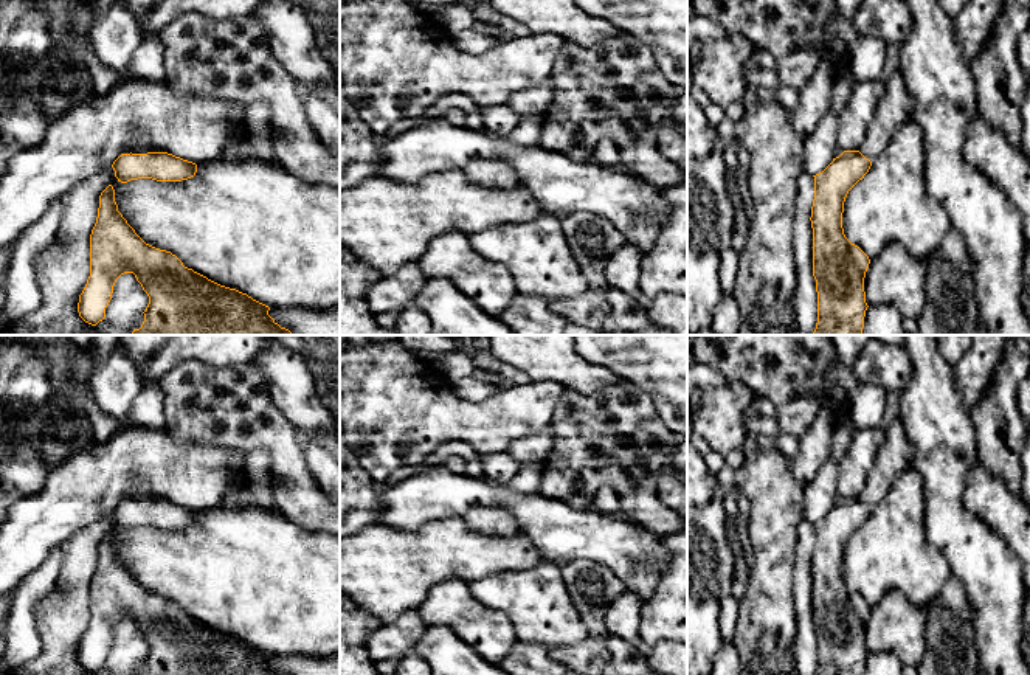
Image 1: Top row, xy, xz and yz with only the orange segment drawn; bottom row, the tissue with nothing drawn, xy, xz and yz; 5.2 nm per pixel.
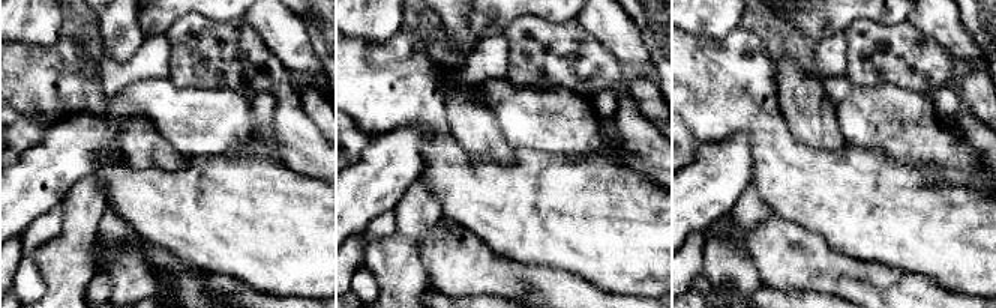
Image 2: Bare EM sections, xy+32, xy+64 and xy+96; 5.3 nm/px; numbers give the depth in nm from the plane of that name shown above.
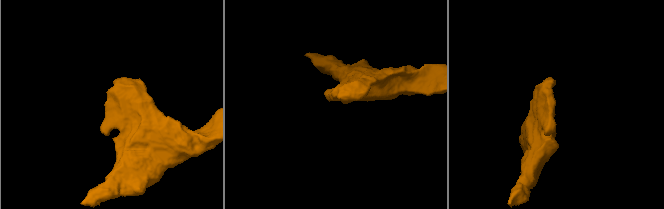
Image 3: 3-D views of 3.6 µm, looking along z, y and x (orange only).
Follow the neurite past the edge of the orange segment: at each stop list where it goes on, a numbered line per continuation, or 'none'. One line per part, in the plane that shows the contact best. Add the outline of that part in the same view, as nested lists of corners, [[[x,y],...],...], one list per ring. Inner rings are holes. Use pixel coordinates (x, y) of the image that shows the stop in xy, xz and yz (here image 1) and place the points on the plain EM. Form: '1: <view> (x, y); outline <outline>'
1: xy (134, 494); outline [[[130,487],[123,501],[147,501],[147,500],[164,500],[163,497],[154,495],[150,490]]]

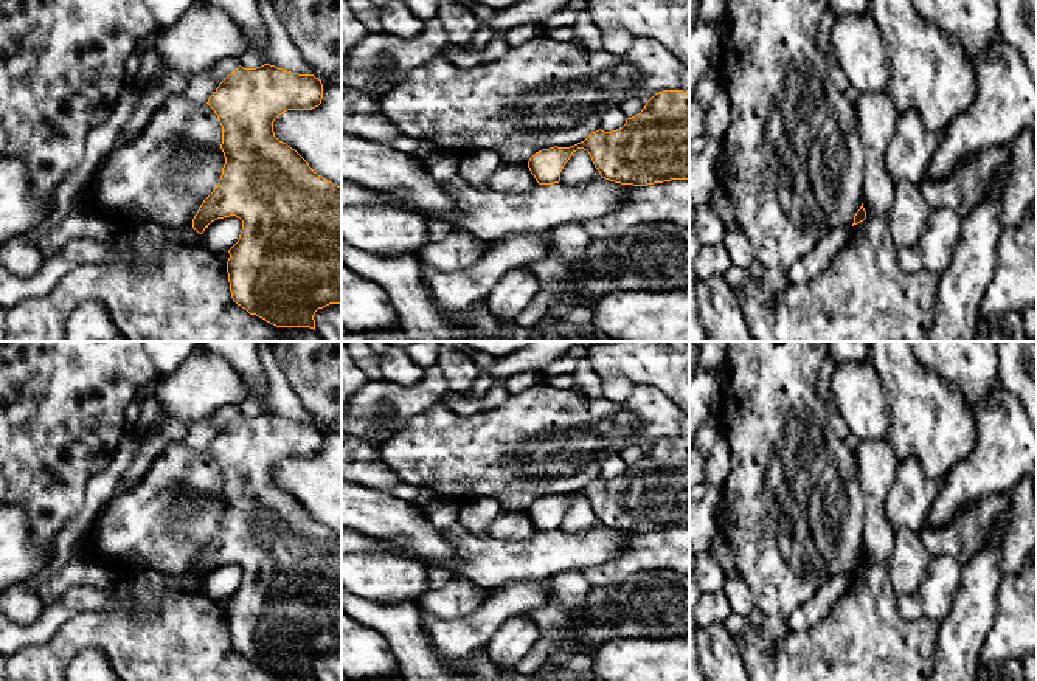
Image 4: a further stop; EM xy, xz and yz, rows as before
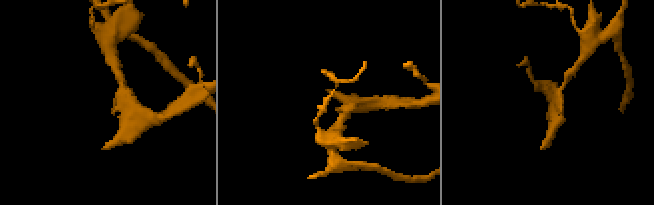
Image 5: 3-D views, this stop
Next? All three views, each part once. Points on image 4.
none

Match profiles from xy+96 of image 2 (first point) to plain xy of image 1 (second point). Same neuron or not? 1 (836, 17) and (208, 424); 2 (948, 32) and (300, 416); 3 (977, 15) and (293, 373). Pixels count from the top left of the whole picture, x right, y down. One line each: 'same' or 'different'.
1: different
2: same
3: different

